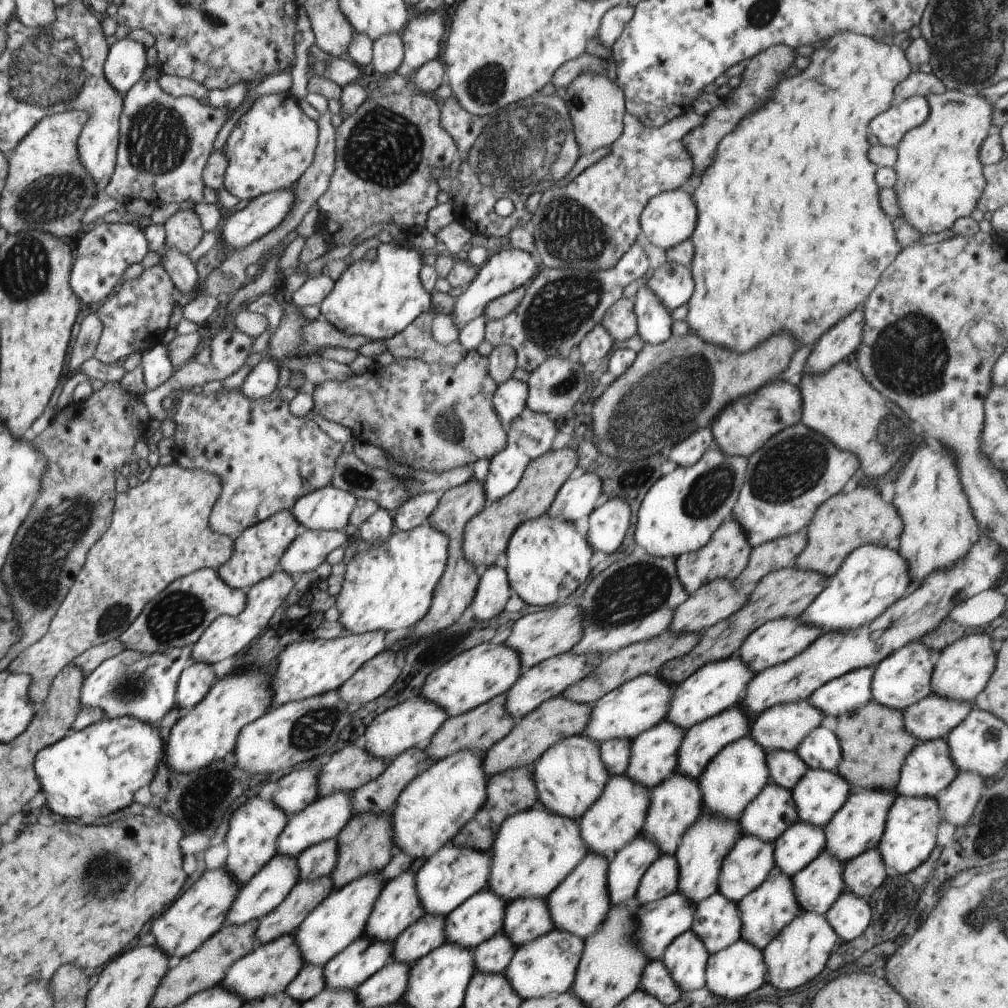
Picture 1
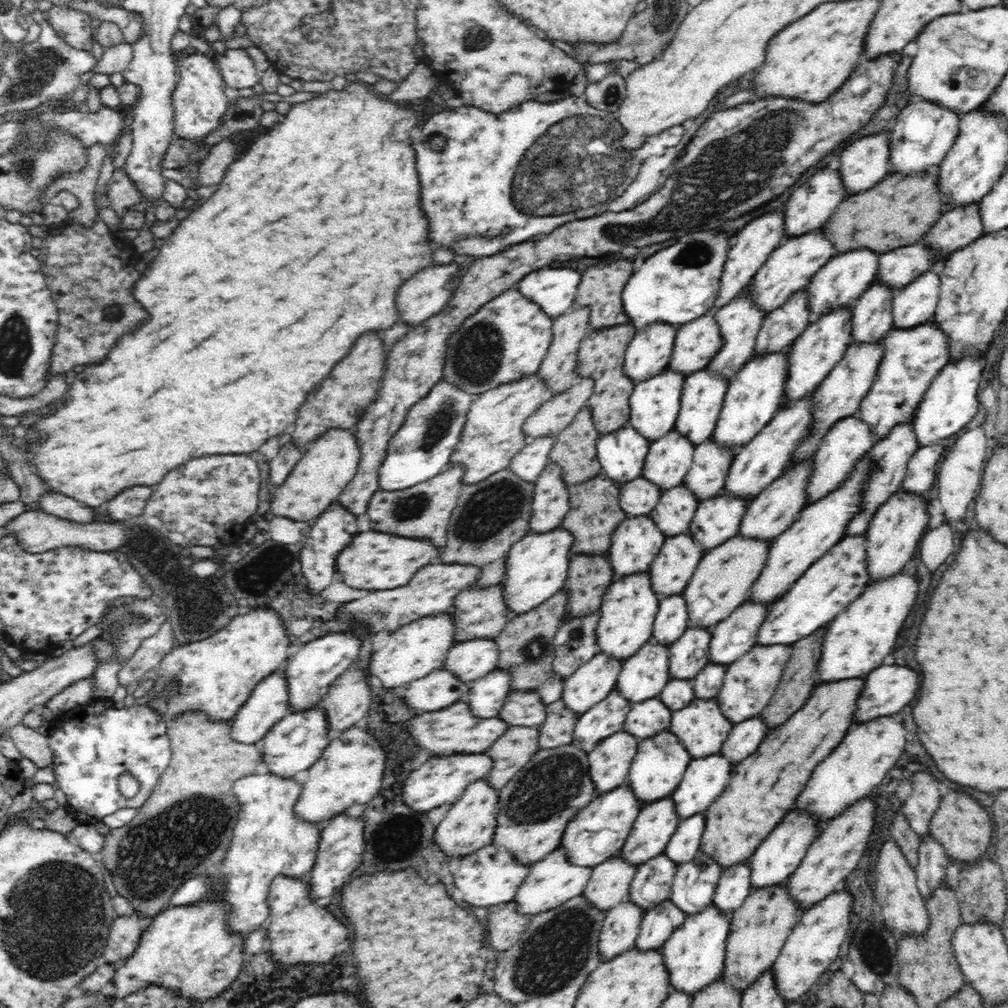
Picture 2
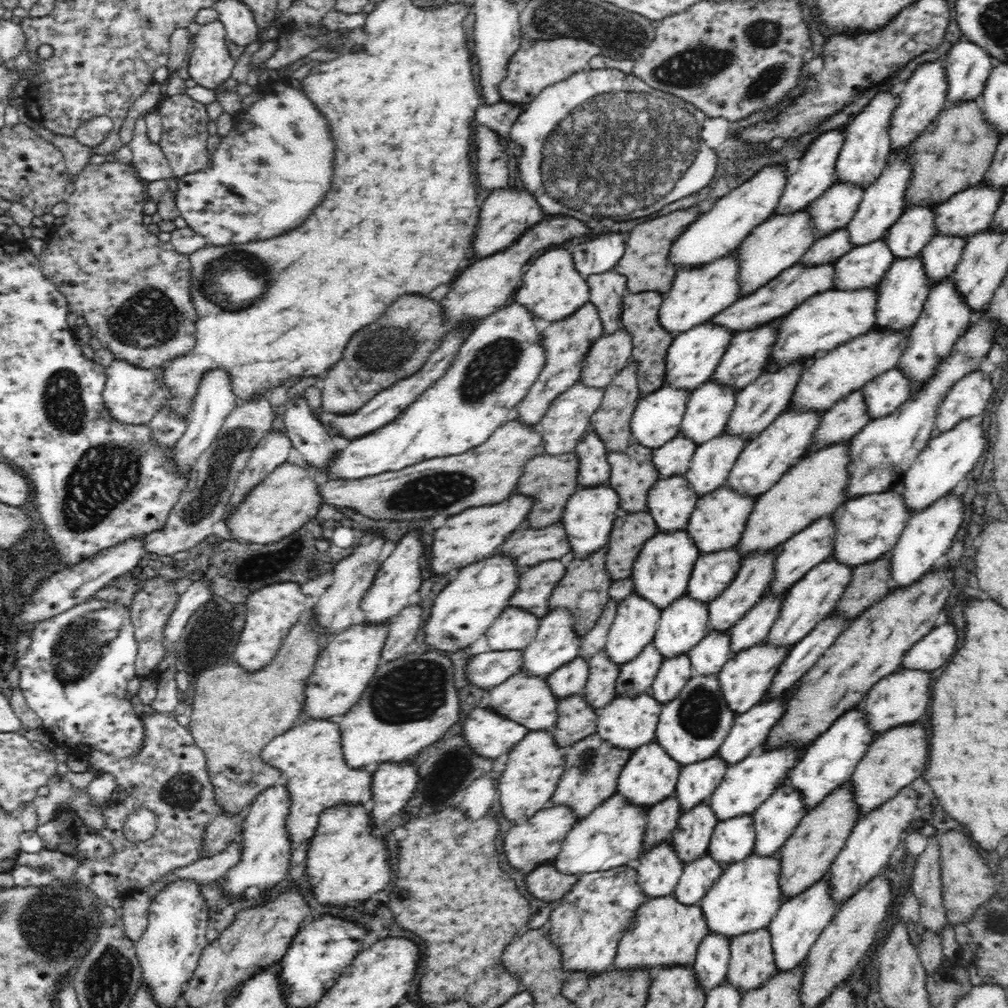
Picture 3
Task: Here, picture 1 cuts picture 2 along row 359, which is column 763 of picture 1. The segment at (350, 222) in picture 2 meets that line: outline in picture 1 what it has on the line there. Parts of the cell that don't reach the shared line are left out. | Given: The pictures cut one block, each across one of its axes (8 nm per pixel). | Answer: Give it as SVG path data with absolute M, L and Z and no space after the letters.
M841 33L831 37L826 46L815 50L812 64L794 78L783 79L774 92L774 98L766 102L764 108L744 118L737 128L720 143L711 166L701 175L701 185L694 190L691 198L697 209L697 224L691 235L694 248L691 274L695 290L688 304L688 316L685 322L690 332L694 332L703 342L716 344L720 348L734 350L738 354L760 346L764 340L778 332L794 334L800 346L814 345L838 322L852 314L868 299L884 270L903 250L897 242L892 220L882 211L878 200L875 175L877 167L868 160L868 124L872 118L887 112L895 102L895 87L910 74L910 64L906 59L904 45L897 42L892 46L878 39L857 33Z

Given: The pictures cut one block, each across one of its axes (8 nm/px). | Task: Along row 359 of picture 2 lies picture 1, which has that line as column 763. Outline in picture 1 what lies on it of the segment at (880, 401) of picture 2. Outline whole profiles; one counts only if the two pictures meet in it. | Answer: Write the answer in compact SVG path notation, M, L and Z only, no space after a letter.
M776 869L759 888L742 898L737 903L737 908L741 919L740 939L760 951L764 951L764 948L778 936L782 928L785 928L801 912L793 892L791 879Z

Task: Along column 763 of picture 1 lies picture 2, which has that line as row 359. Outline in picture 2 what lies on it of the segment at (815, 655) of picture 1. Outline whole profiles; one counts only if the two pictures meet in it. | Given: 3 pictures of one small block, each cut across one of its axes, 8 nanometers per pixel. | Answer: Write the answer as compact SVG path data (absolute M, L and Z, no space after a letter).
M706 314L679 326L668 370L688 377L706 369L721 349L720 325L714 315Z

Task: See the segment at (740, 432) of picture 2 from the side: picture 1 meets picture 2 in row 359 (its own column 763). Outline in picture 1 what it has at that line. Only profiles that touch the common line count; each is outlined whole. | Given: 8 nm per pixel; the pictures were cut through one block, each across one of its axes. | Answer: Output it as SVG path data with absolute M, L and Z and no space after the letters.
M748 736L727 745L707 766L698 778L697 784L702 792L702 812L714 817L739 821L744 810L758 797L770 783L769 771L765 762L765 752Z

